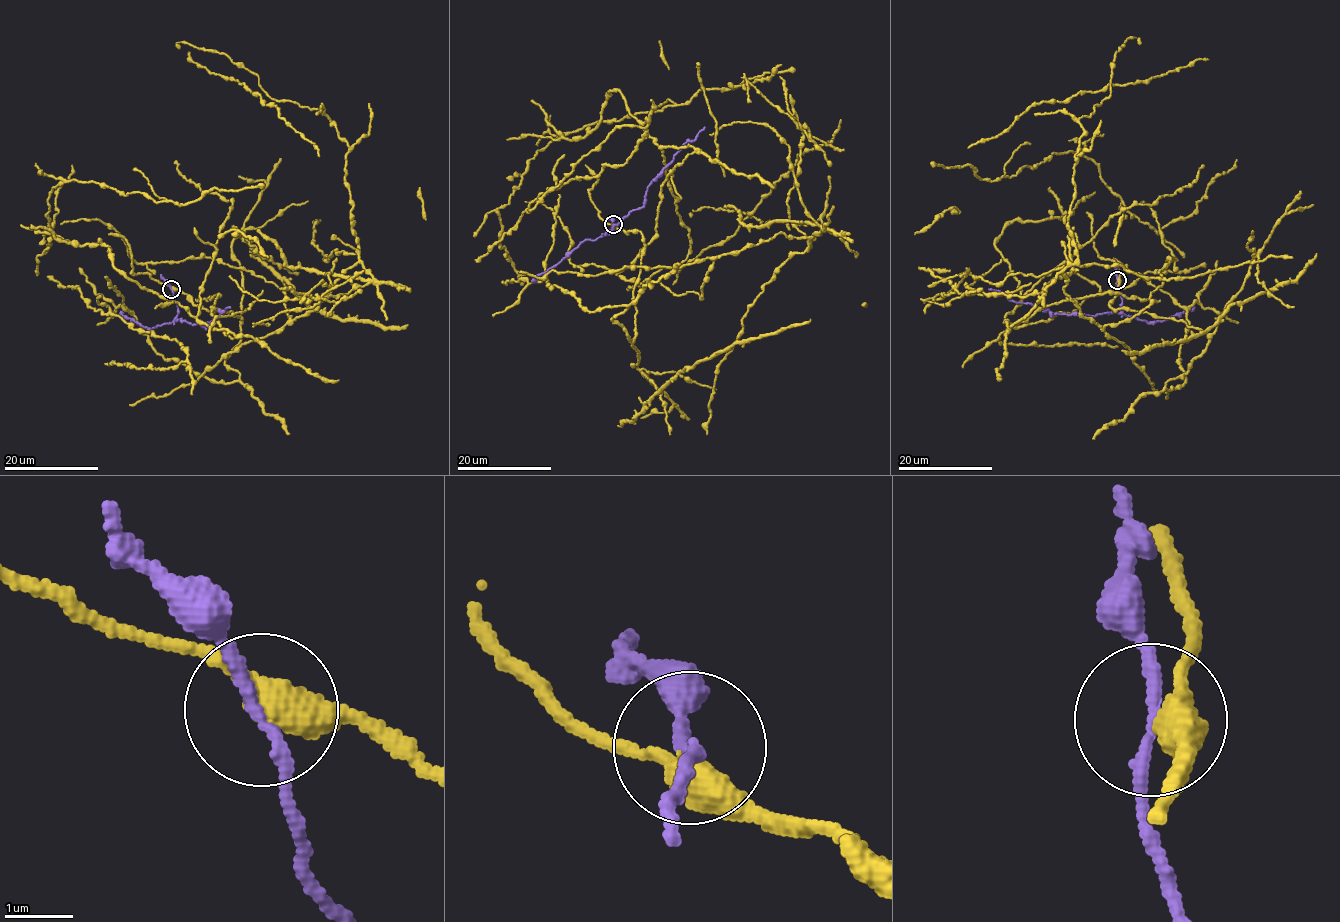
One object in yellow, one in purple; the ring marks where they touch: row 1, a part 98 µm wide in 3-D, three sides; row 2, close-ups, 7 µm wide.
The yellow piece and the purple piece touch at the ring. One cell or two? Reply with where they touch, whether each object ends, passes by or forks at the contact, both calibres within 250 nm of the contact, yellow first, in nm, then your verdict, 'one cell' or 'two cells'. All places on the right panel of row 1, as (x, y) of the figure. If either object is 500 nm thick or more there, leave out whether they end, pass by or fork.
(1117, 280) | yellow passes by | purple passes by | 400/170 nm | two cells

